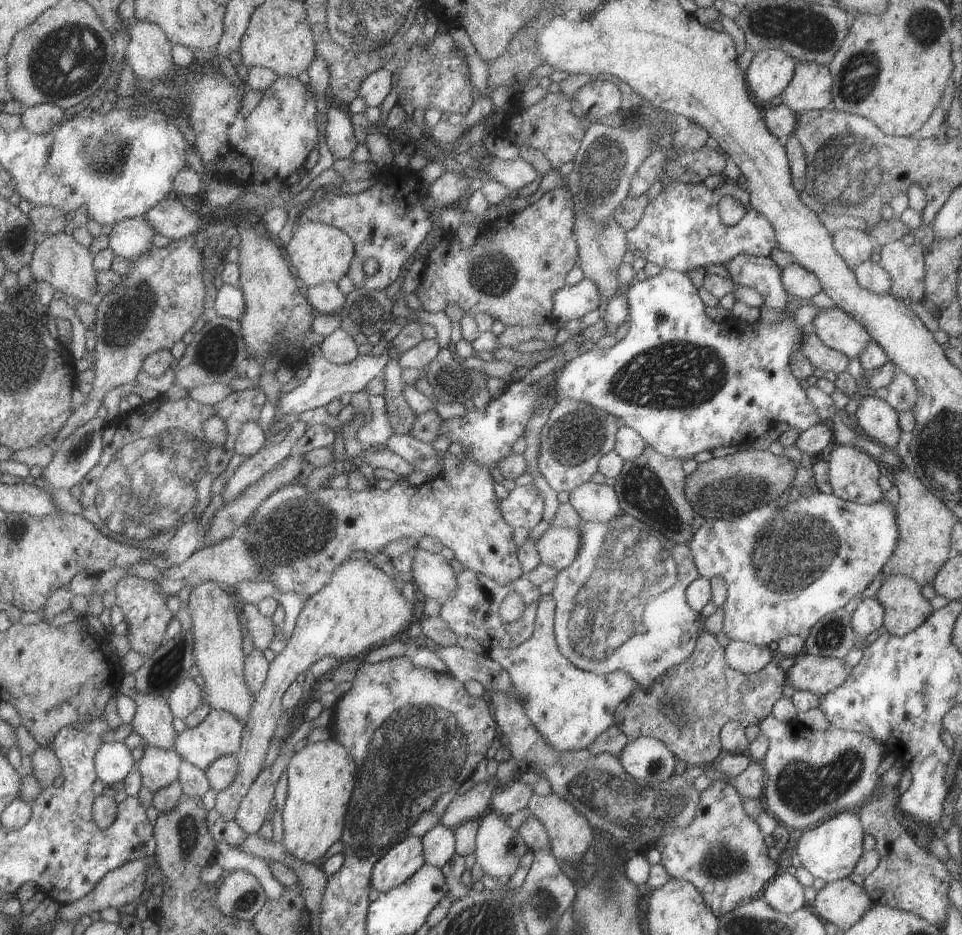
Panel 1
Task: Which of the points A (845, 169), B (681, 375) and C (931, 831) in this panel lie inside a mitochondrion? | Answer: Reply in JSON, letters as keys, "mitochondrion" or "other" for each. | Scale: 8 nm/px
{"A":"mitochondrion","B":"mitochondrion","C":"other"}

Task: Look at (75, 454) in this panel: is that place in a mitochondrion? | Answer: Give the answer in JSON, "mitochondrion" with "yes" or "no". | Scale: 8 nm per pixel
{"mitochondrion":"yes"}

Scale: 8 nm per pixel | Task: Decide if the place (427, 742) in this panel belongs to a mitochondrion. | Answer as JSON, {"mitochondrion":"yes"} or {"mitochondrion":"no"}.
{"mitochondrion":"yes"}

